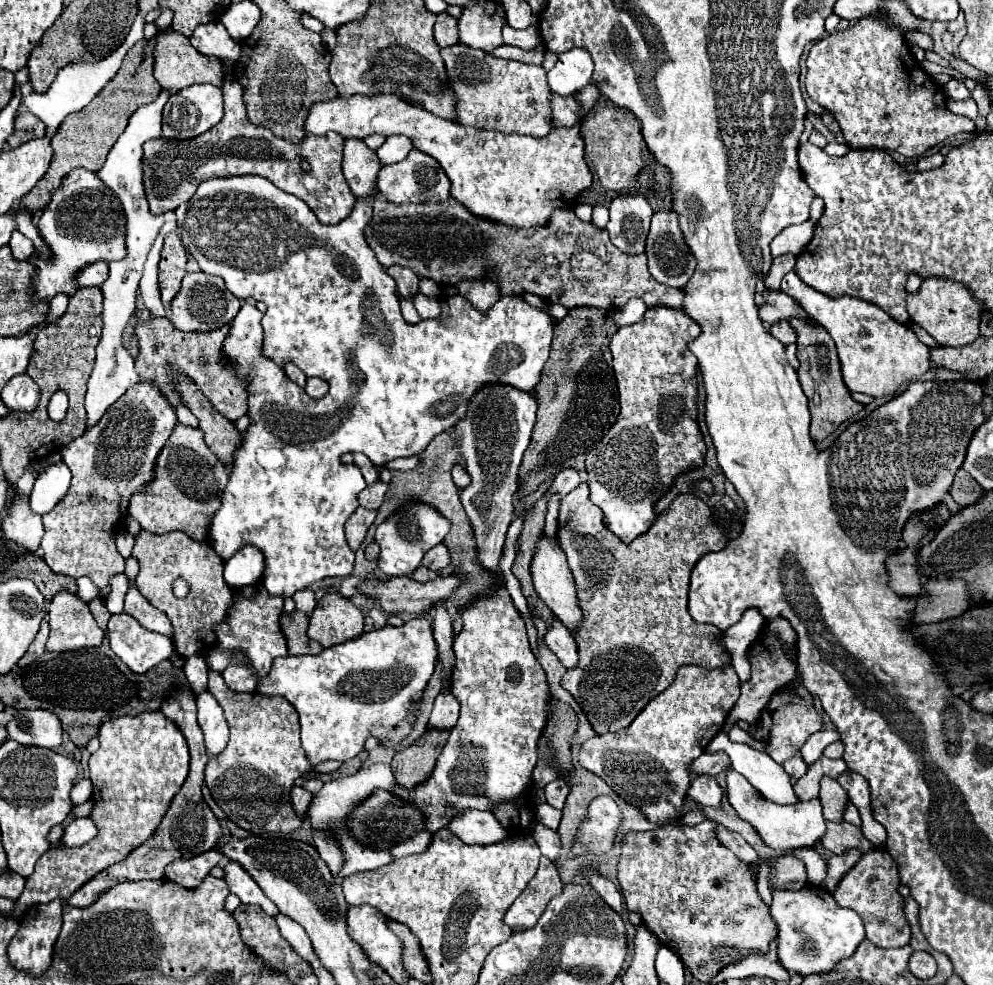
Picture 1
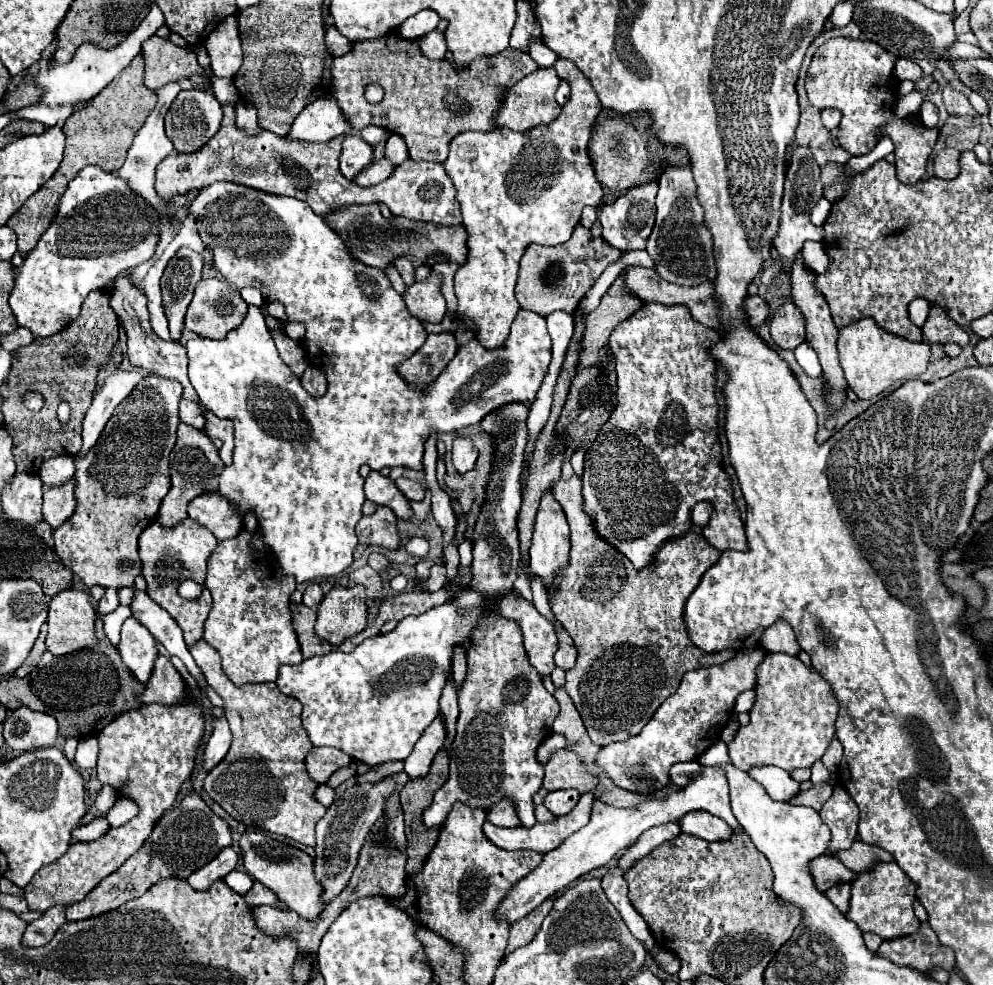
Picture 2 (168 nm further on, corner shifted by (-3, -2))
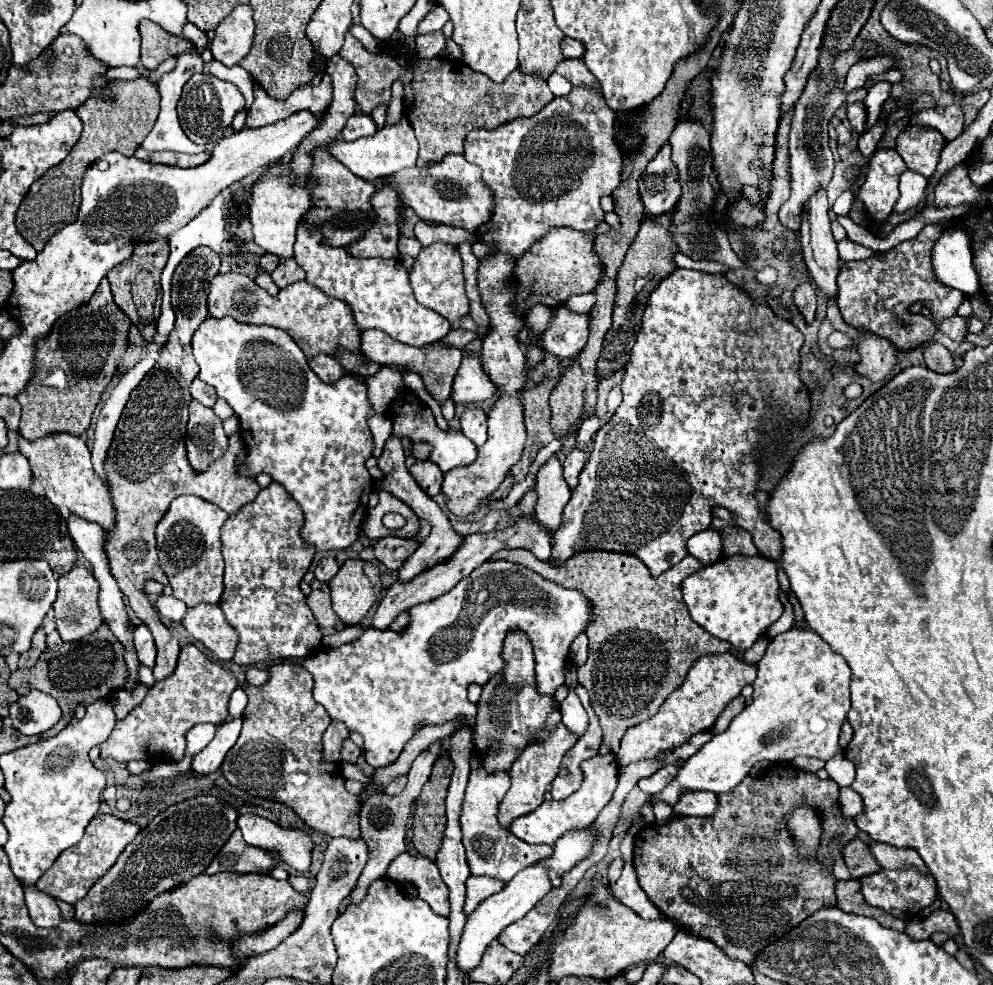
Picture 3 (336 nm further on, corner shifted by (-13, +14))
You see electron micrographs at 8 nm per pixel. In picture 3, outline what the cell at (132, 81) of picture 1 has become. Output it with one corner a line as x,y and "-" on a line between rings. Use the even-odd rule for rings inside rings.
140,76
136,80
112,80
108,82
108,92
110,98
98,96
94,92
82,106
76,108
78,118
84,122
80,140
58,166
50,168
40,180
30,186
30,192
18,206
16,226
38,252
44,248
52,232
58,232
64,224
70,224
70,220
76,218
76,208
80,206
80,176
84,174
88,164
112,150
124,156
132,156
156,122
156,116
160,112
160,92
158,86
148,78

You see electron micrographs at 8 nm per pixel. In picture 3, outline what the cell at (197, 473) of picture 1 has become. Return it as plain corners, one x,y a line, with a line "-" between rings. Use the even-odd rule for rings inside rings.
190,402
190,420
186,434
188,462
194,472
204,472
214,460
222,458
228,450
228,436
222,430
222,420
212,412
212,408
200,402

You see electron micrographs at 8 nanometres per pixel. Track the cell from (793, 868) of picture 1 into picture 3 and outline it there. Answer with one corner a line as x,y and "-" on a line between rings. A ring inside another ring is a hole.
860,838
850,840
844,846
842,856
846,860
846,866
848,866
852,878
862,878
862,876
868,876
868,874
880,870
880,866
876,864
876,860
872,858
872,854
868,850
868,844

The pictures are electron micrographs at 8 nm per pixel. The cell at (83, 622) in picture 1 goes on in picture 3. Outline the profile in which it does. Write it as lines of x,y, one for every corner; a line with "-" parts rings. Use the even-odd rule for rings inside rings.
74,566
70,572
60,576
58,598
54,602
54,612
56,612
56,628
58,628
64,642
80,640
80,638
92,634
94,630
98,630
98,626
102,624
98,594
100,594
98,582
96,582
94,574
84,566

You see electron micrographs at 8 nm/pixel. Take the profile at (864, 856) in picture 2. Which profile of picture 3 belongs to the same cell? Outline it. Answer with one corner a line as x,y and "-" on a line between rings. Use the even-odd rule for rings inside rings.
872,842
870,852
880,864
880,868
906,868
906,866
916,866
920,872
928,874
928,868
920,860
918,852
914,848
896,848
884,842

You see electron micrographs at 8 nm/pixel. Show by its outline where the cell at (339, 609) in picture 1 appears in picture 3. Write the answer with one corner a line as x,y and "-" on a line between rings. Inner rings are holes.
348,558
330,582
332,608
344,624
358,624
382,592
378,570
372,562

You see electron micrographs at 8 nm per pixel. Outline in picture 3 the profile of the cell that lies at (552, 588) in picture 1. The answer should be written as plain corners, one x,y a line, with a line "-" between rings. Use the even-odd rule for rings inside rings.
552,456
536,474
536,520
546,530
556,532
564,520
564,506
568,504
572,490
564,484
562,464
556,456

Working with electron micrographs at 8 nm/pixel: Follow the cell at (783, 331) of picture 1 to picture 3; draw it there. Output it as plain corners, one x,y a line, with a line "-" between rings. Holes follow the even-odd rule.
802,282
800,286
796,286
796,290
792,292
792,302
800,310
800,314
804,316
806,324
812,324
814,314
816,314
816,290
814,290
814,286
810,282

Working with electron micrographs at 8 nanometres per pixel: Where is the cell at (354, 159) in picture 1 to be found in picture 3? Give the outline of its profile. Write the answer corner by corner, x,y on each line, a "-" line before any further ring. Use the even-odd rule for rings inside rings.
354,114
348,120
346,128
342,130
342,138
346,142
354,142
358,138
366,138
366,136
372,136
376,132
378,132
378,128
376,128
376,124
374,124
374,120
370,116
366,116
366,114

